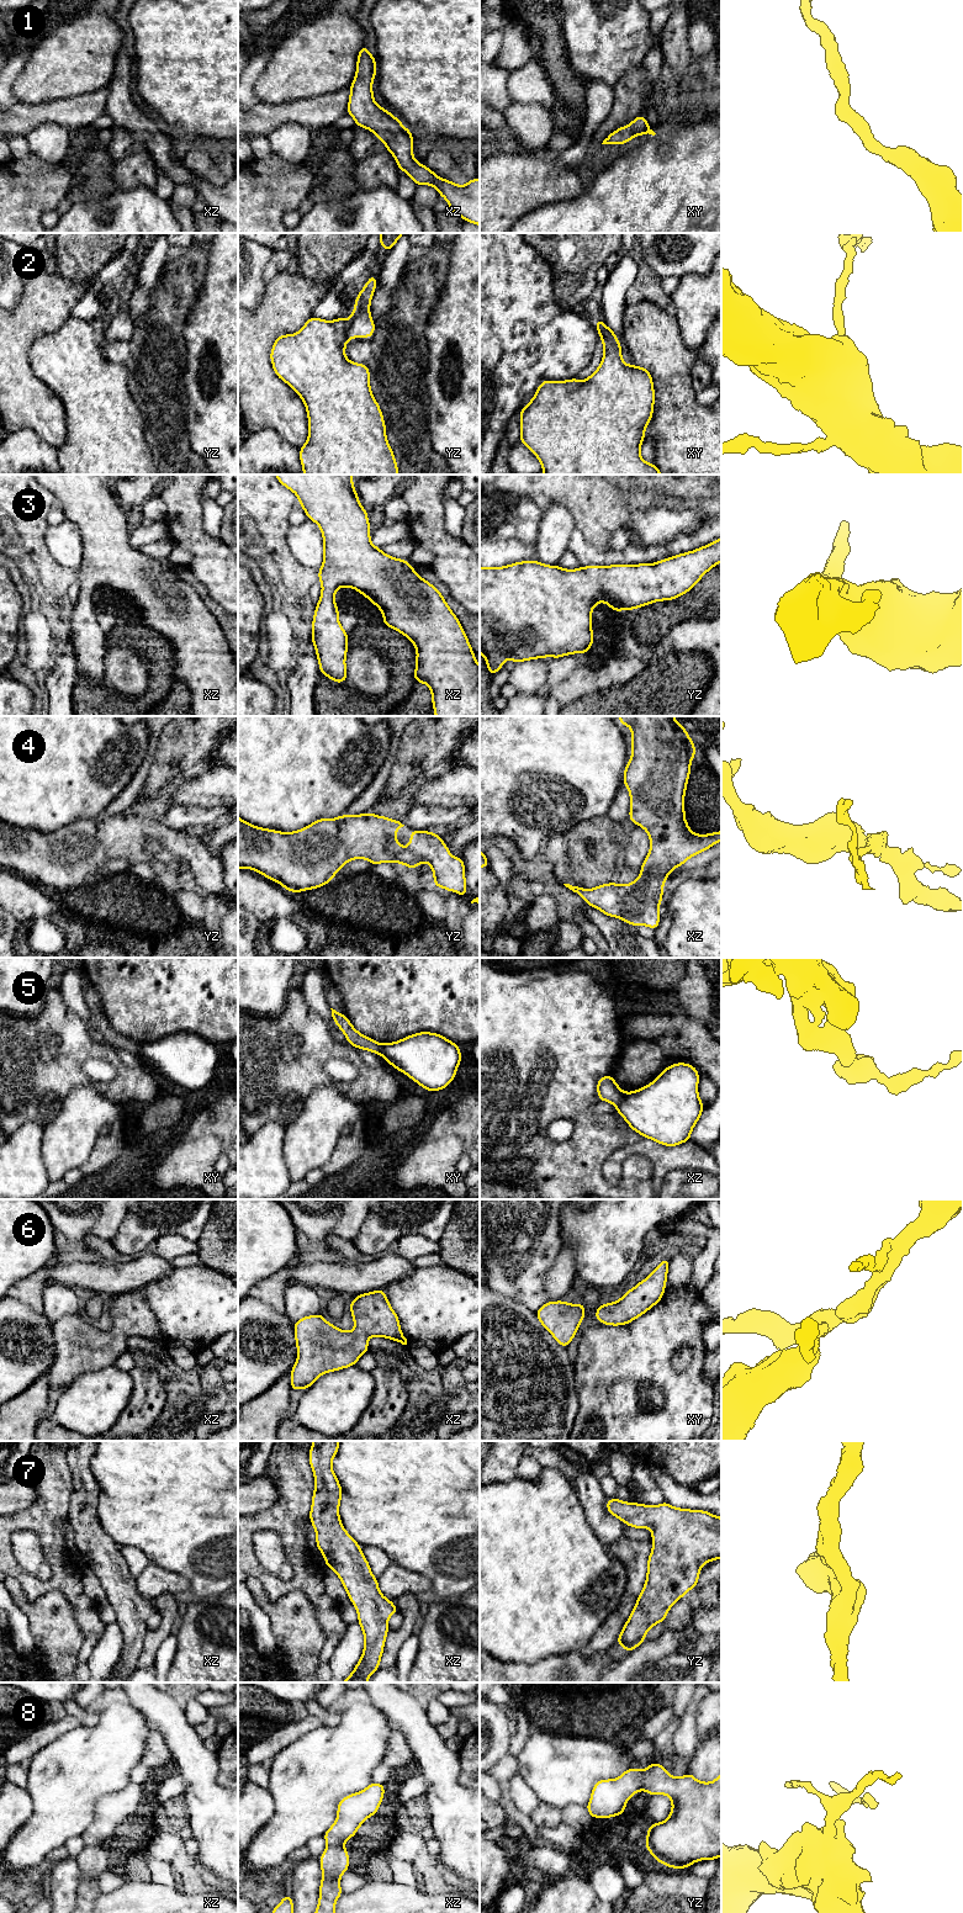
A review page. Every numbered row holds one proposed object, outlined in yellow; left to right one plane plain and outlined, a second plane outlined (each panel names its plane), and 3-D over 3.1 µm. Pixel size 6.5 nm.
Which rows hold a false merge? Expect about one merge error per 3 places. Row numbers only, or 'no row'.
2, 5, 8

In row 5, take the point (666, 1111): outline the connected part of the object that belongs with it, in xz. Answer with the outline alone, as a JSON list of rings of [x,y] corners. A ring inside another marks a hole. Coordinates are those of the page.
[[[673,1064],[650,1085],[628,1092],[617,1112],[642,1138],[673,1148],[690,1140],[702,1116],[698,1082],[699,1072],[693,1065]]]

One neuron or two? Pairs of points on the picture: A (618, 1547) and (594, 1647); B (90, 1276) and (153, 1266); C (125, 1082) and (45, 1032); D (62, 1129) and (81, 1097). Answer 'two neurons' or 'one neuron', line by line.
A: one neuron
B: one neuron
C: one neuron
D: one neuron

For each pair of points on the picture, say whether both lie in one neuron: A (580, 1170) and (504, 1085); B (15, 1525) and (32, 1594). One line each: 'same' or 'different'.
A: same
B: same

